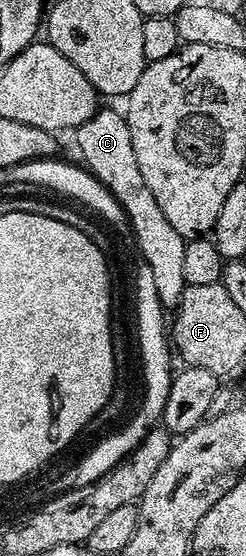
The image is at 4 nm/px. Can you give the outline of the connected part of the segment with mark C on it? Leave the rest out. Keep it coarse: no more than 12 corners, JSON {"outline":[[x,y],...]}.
{"outline":[[121,113],[75,129],[83,167],[128,216],[165,309],[185,285],[186,240],[166,222]]}

